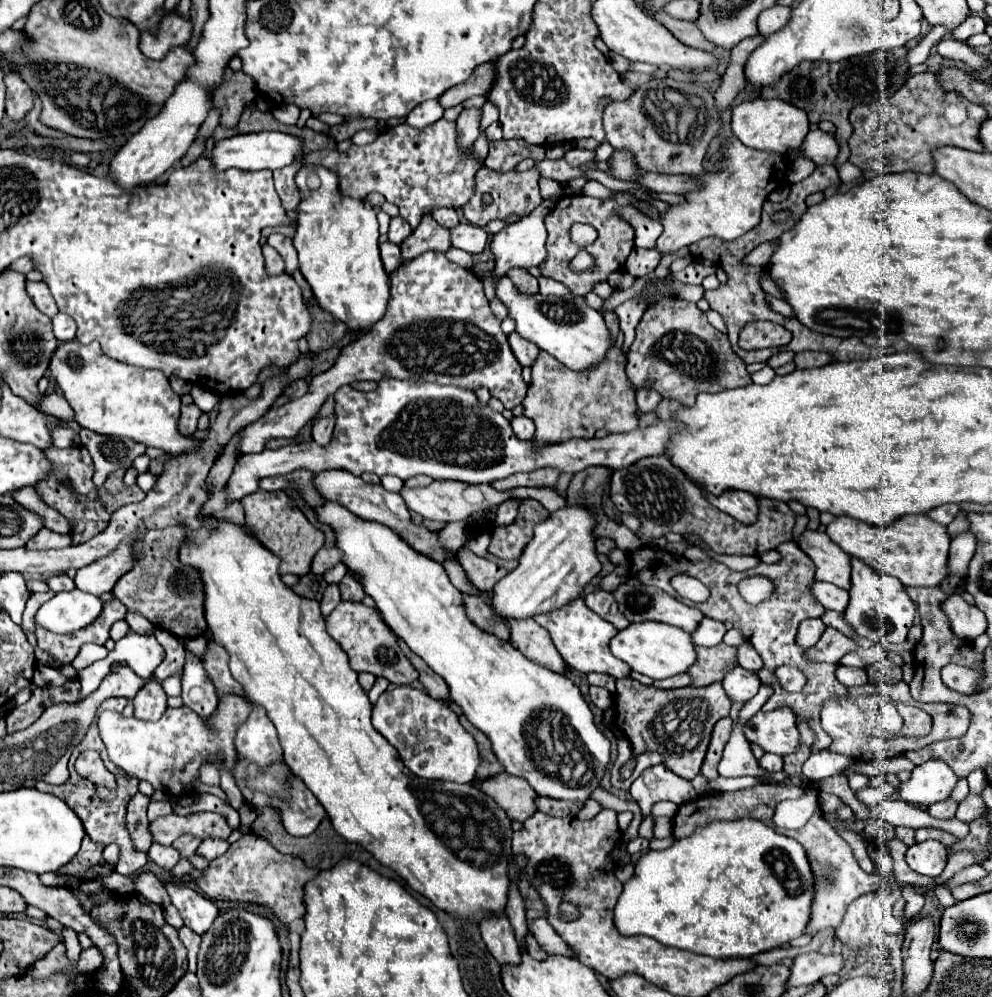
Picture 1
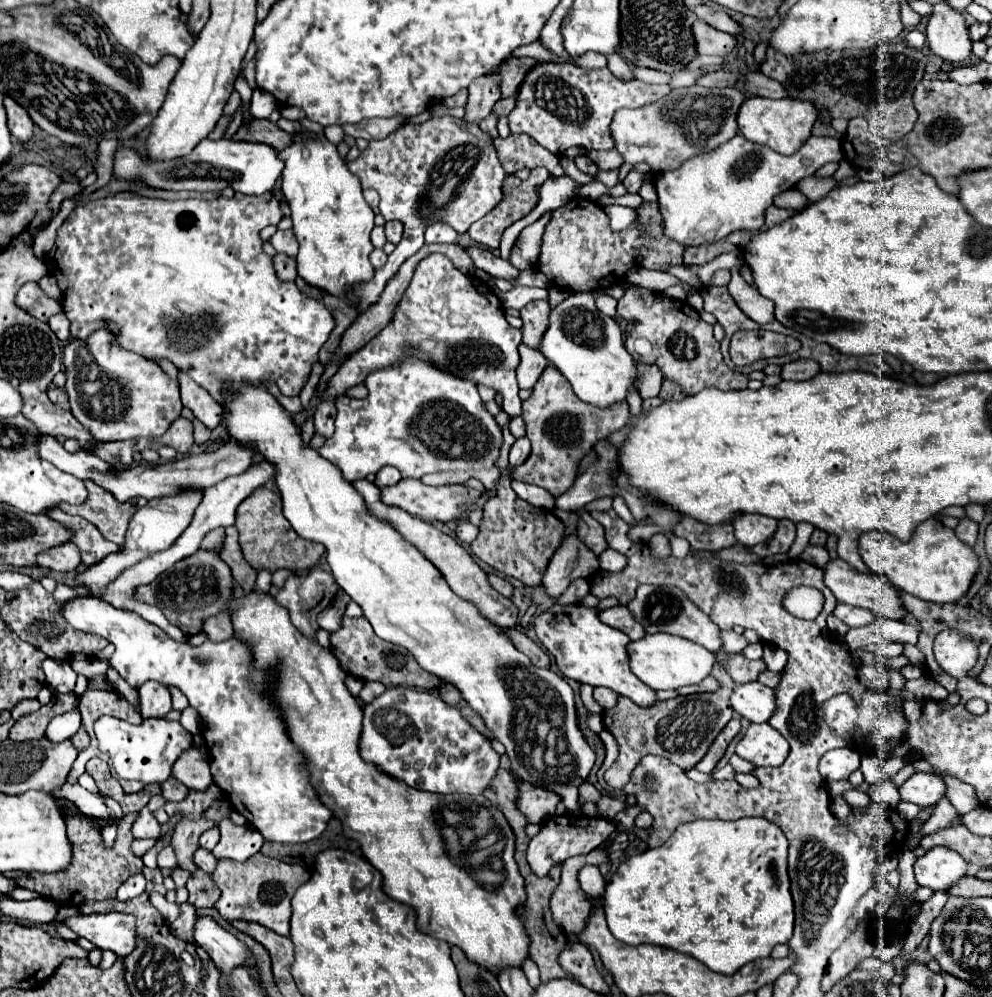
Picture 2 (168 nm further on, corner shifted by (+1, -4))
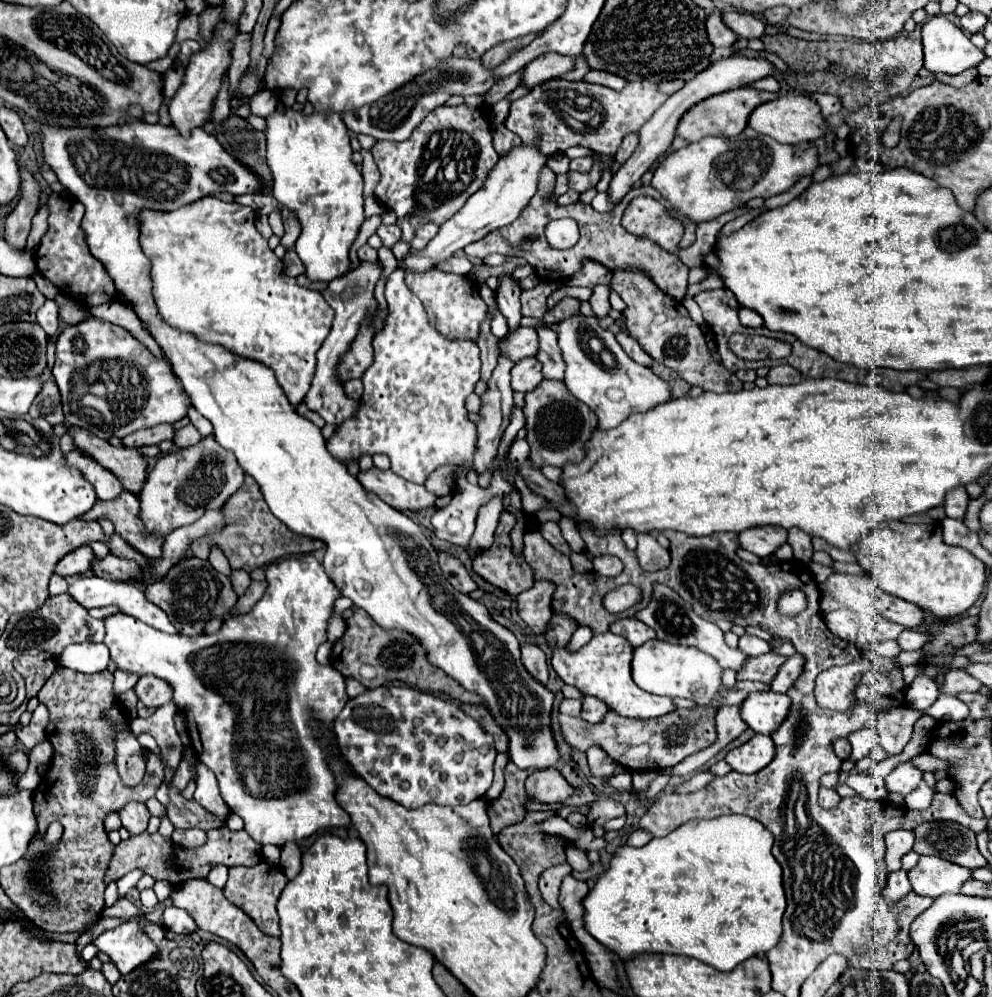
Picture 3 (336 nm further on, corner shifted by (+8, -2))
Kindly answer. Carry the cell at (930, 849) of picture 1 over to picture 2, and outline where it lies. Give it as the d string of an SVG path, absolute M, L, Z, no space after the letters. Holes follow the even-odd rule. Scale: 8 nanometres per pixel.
M933 847L915 861L915 879L931 891L947 891L959 877L967 875L967 861L947 847Z

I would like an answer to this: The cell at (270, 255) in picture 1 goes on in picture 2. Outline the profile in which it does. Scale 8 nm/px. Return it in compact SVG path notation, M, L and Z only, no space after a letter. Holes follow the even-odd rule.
M275 255L275 269L277 269L277 275L279 279L283 281L295 281L297 277L297 261L293 257L287 257L287 255Z

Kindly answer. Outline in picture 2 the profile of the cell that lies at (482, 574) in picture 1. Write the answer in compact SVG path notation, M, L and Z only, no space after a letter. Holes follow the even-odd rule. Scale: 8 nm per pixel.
M489 575L489 583L491 583L491 587L495 589L495 591L499 591L503 597L511 597L511 593L513 593L513 587L505 581L505 579L501 579L501 577L497 577L497 575Z

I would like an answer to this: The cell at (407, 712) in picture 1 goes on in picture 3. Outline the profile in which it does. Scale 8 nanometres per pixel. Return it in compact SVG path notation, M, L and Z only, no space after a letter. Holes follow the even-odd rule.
M382 685L366 691L346 703L334 721L334 733L344 759L362 775L368 785L384 797L404 803L408 809L418 809L426 803L466 805L486 795L492 785L492 769L496 749L488 735L474 719L464 715L456 703L424 693L412 687Z

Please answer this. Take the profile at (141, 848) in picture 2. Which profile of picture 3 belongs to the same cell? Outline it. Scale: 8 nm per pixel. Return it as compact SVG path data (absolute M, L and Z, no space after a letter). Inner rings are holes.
M220 827L220 829L212 829L208 831L208 841L202 847L196 849L178 849L172 841L164 839L160 833L140 833L136 837L128 837L122 839L116 845L110 869L108 869L108 883L110 881L118 881L120 877L124 877L128 871L132 869L142 869L144 873L152 875L154 879L164 879L170 881L172 885L188 881L192 877L208 877L210 867L222 863L226 867L234 867L234 865L256 865L262 859L262 845L256 843L246 831L230 831L228 827Z

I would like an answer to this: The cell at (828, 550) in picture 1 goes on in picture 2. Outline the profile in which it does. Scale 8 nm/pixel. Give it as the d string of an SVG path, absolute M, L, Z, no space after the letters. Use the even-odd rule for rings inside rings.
M843 559L829 561L823 571L825 571L825 585L833 591L837 601L869 609L877 617L883 617L883 619L905 619L907 617L907 609L905 609L903 601L899 601L899 591L883 575L877 575L871 571L861 573L855 567L847 565Z

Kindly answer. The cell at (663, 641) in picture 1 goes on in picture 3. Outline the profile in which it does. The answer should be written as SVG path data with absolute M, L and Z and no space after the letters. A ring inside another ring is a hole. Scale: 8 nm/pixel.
M652 639L634 649L632 679L638 687L654 695L688 697L698 705L712 705L716 693L722 687L720 675L722 675L722 667L716 663L716 659L712 659L704 651L698 651L696 647L672 645L668 641Z

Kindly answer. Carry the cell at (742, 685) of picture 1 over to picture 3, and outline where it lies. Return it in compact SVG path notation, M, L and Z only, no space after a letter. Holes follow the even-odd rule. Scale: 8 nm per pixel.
M754 691L740 705L740 713L750 729L770 735L788 713L788 697L774 691Z

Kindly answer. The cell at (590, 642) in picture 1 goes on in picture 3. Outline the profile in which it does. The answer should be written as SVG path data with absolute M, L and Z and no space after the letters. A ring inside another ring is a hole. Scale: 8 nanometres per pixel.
M610 631L596 633L590 639L590 643L586 643L578 651L570 651L568 645L552 649L552 667L560 675L560 679L568 685L578 687L584 695L594 695L602 699L616 713L636 719L650 719L672 713L676 707L670 697L646 693L640 687L636 687L636 683L632 683L630 661L632 661L632 645L628 643L628 639L614 635Z

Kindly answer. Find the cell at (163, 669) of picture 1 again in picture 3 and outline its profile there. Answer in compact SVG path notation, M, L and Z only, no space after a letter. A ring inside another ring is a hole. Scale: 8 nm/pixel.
M170 701L170 703L164 703L162 707L158 707L152 717L148 717L148 719L138 717L132 721L134 735L150 733L156 739L156 743L162 749L172 771L178 767L180 751L182 751L182 741L180 741L176 727L174 727L174 715L176 713L178 713L178 707L174 701Z

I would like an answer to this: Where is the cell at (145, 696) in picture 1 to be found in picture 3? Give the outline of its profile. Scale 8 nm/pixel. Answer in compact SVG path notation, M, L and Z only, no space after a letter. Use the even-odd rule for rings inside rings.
M152 675L140 677L134 691L146 707L160 707L162 703L172 701L172 687L168 687L162 679L156 679Z

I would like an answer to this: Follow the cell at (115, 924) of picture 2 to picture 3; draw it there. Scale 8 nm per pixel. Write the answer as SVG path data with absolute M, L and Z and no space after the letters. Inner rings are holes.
M126 921L116 929L100 933L92 943L110 957L120 973L128 973L156 955L156 945L134 921Z

